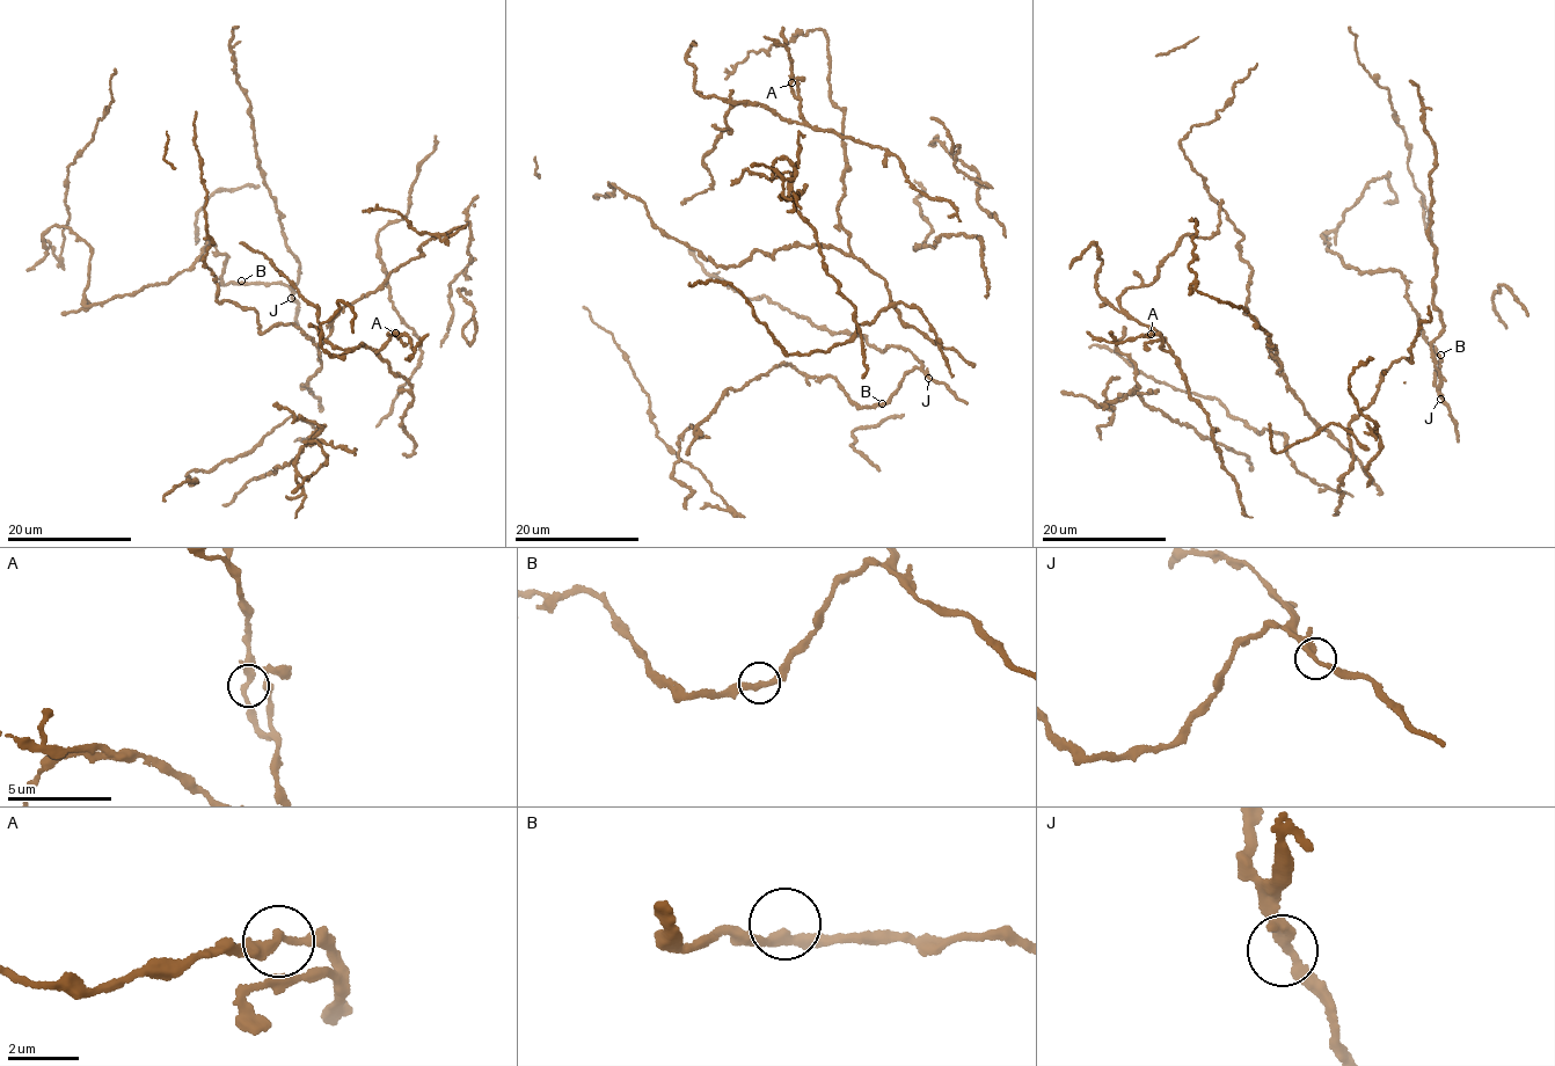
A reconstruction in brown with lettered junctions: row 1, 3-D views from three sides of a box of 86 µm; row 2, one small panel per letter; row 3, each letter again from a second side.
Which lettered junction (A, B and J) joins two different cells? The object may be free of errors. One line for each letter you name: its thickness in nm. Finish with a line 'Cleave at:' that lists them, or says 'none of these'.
Cleave at: none of these

